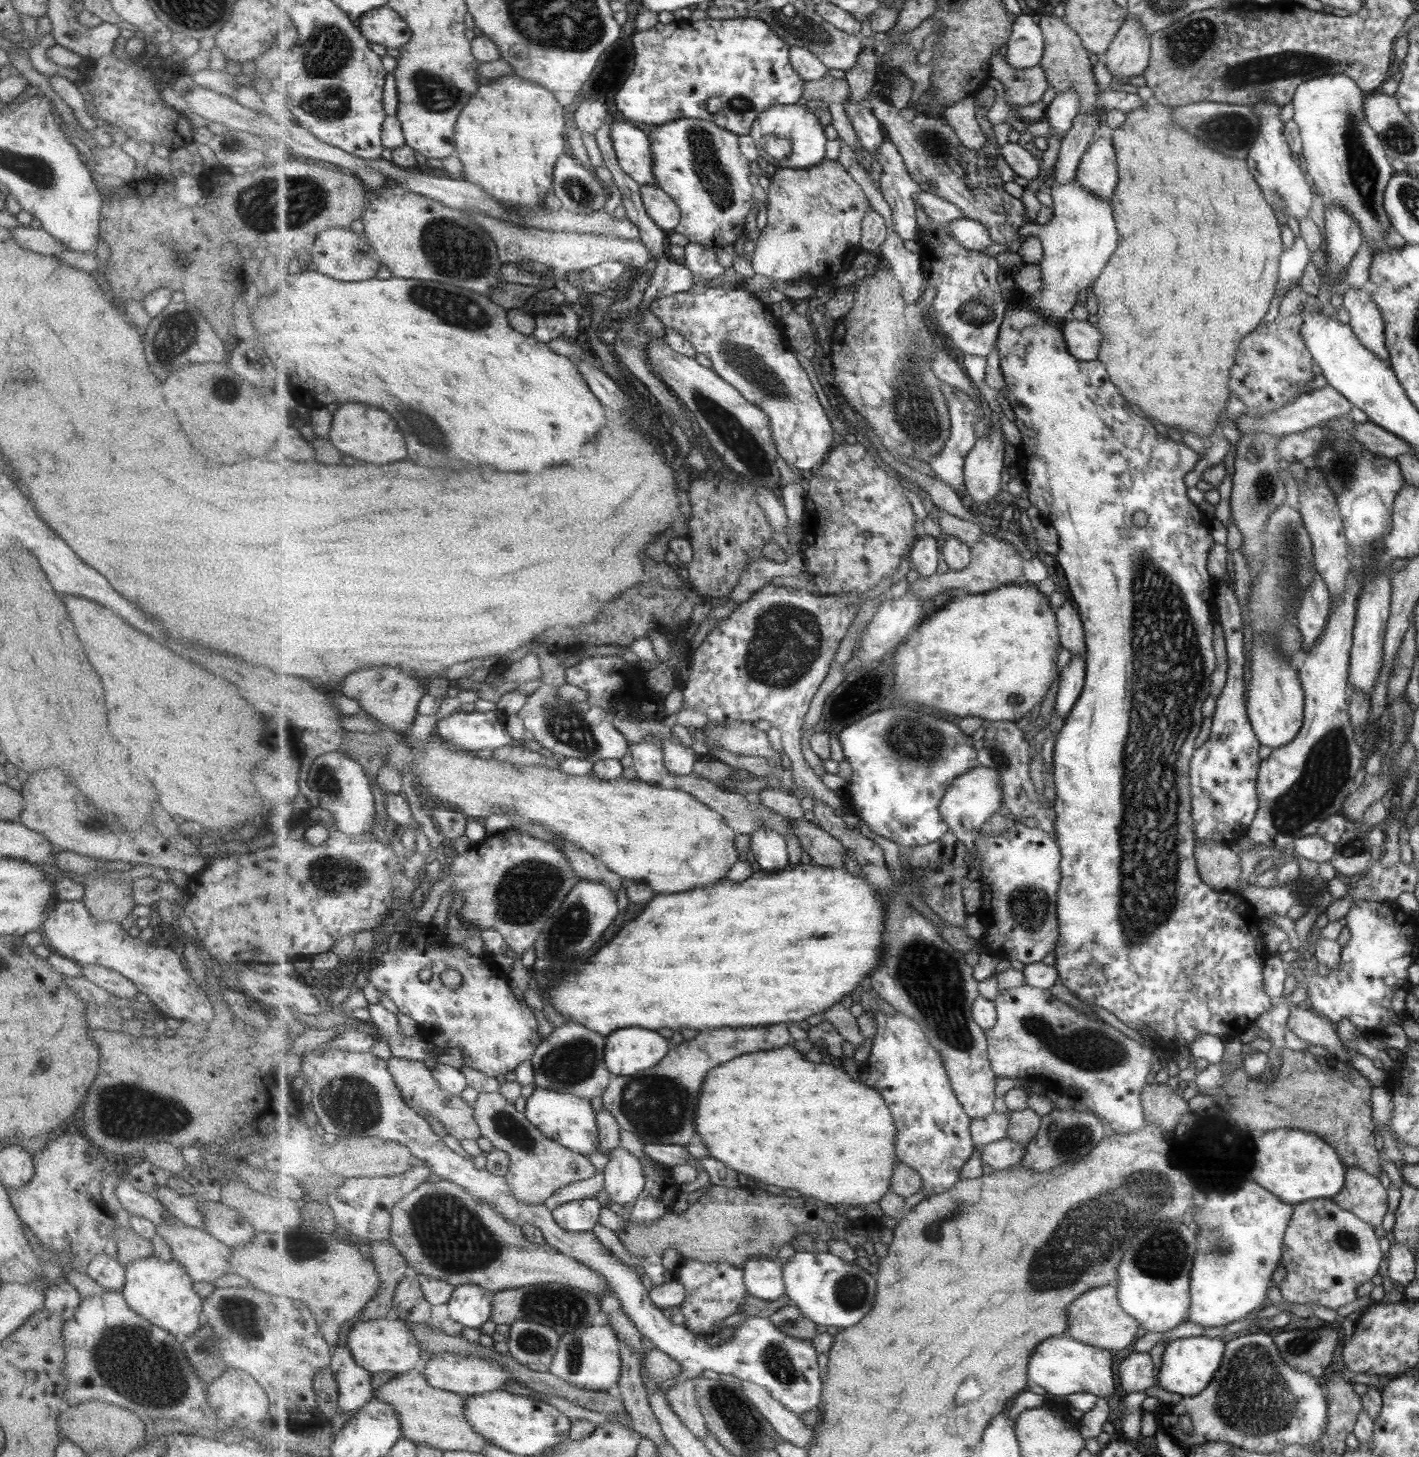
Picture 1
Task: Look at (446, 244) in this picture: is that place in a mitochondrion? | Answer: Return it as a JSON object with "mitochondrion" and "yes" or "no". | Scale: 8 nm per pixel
{"mitochondrion":"yes"}

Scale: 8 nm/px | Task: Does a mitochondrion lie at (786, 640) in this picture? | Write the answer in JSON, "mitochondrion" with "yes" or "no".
{"mitochondrion":"yes"}

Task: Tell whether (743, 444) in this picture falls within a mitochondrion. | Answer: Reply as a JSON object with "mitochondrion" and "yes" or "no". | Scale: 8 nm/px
{"mitochondrion":"yes"}

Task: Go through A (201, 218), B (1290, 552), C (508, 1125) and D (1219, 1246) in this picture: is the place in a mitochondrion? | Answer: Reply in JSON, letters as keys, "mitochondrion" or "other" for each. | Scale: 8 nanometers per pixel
{"A":"other","B":"mitochondrion","C":"mitochondrion","D":"mitochondrion"}

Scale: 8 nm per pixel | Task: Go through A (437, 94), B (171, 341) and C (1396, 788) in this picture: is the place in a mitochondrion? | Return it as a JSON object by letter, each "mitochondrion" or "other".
{"A":"mitochondrion","B":"mitochondrion","C":"other"}

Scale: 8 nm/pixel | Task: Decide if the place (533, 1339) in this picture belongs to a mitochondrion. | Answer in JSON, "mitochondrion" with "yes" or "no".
{"mitochondrion":"yes"}

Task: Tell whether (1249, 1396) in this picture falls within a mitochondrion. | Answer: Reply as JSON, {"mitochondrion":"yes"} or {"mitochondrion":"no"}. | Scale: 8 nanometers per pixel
{"mitochondrion":"yes"}

